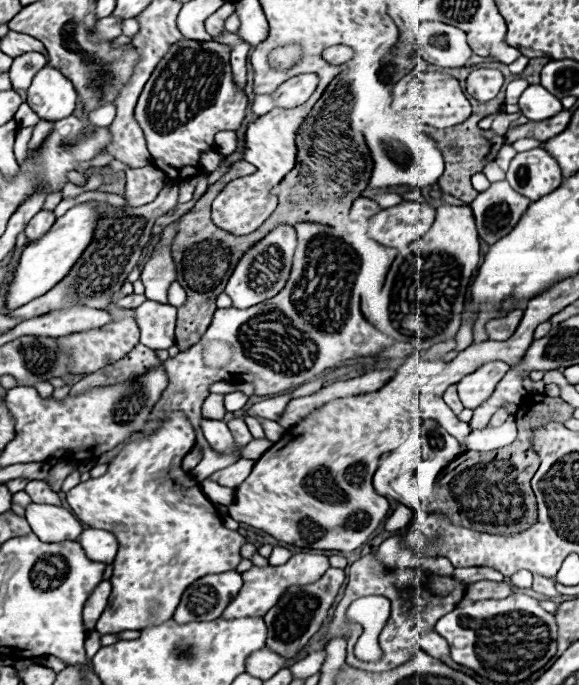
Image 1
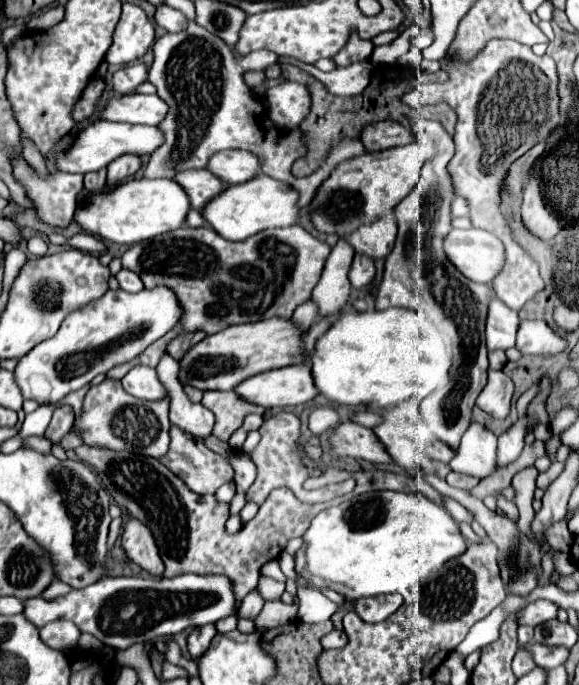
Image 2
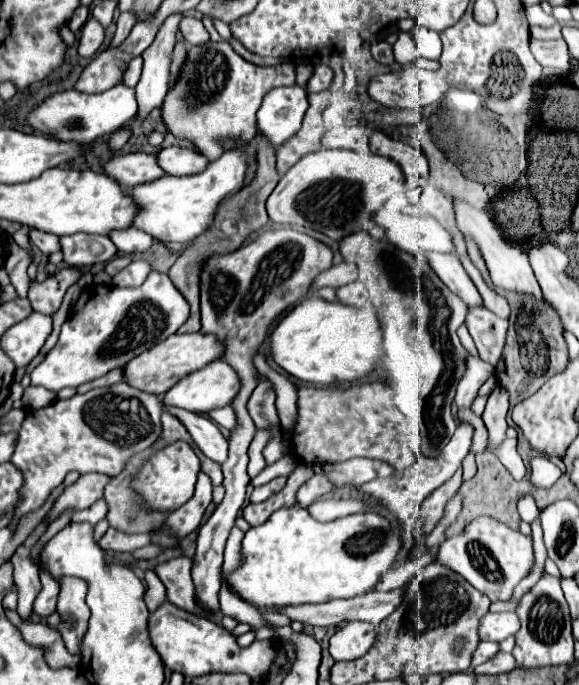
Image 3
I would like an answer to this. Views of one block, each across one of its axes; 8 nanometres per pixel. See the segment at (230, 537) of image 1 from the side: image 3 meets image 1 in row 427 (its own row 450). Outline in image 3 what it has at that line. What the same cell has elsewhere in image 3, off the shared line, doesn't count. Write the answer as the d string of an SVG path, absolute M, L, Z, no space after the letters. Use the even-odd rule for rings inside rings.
M174 442L166 448L158 450L140 470L138 478L134 480L134 488L142 492L146 504L156 510L176 510L194 494L194 484L200 472L200 460L186 442Z

